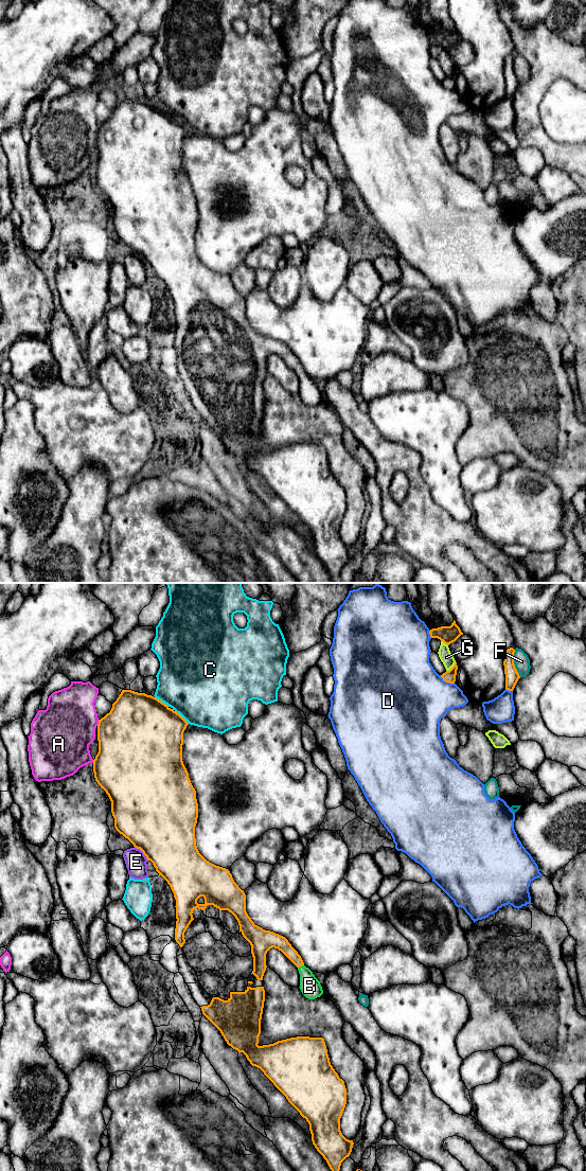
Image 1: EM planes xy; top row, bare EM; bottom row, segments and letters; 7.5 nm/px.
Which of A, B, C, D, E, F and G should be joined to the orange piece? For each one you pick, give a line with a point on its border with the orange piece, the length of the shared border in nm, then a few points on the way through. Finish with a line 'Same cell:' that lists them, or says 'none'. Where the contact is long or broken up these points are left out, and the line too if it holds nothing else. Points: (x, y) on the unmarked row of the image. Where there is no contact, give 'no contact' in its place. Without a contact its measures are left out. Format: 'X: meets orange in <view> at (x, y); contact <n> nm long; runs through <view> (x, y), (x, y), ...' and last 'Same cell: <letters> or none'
B: meets orange in xy at (300, 372); contact 50 nm long; runs through xy (278, 348), (300, 372), (306, 382), (309, 392)
Same cell: B

